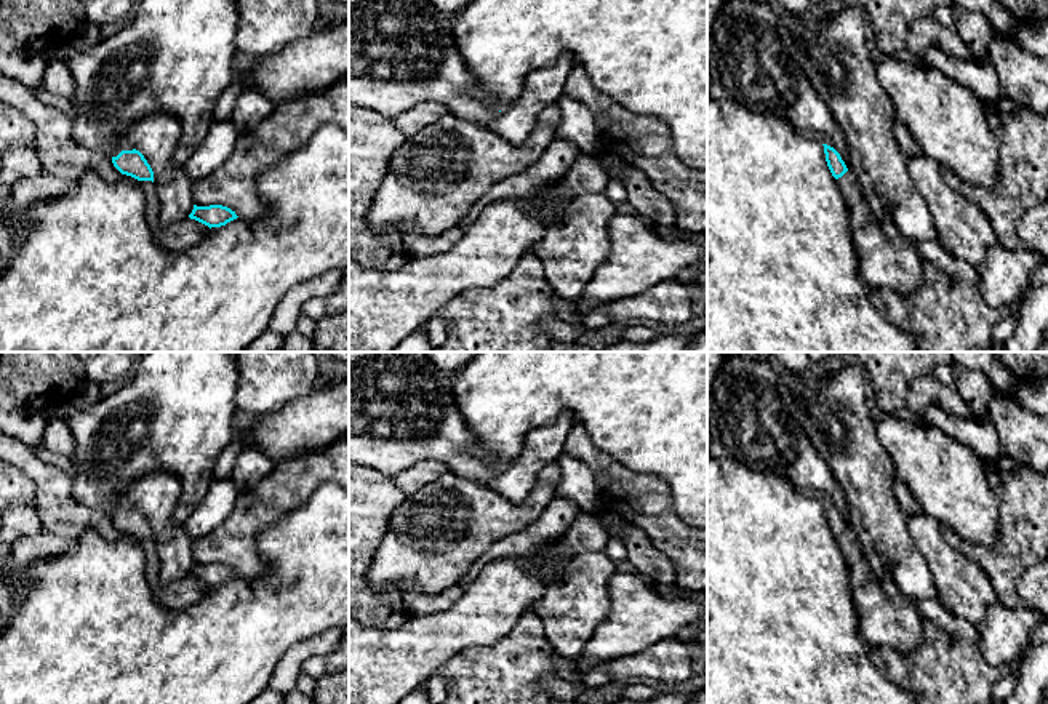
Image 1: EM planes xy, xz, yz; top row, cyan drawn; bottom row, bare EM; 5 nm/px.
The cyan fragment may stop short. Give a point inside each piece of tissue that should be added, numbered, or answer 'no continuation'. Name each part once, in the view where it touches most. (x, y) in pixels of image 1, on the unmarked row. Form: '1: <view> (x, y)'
1: xy (124, 501)

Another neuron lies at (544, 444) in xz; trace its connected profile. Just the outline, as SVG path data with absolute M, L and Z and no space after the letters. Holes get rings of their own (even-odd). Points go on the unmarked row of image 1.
M563 411L552 424L530 430L522 451L501 466L486 485L510 502L523 501L534 488L541 469L565 451L565 440L574 422L573 413Z

